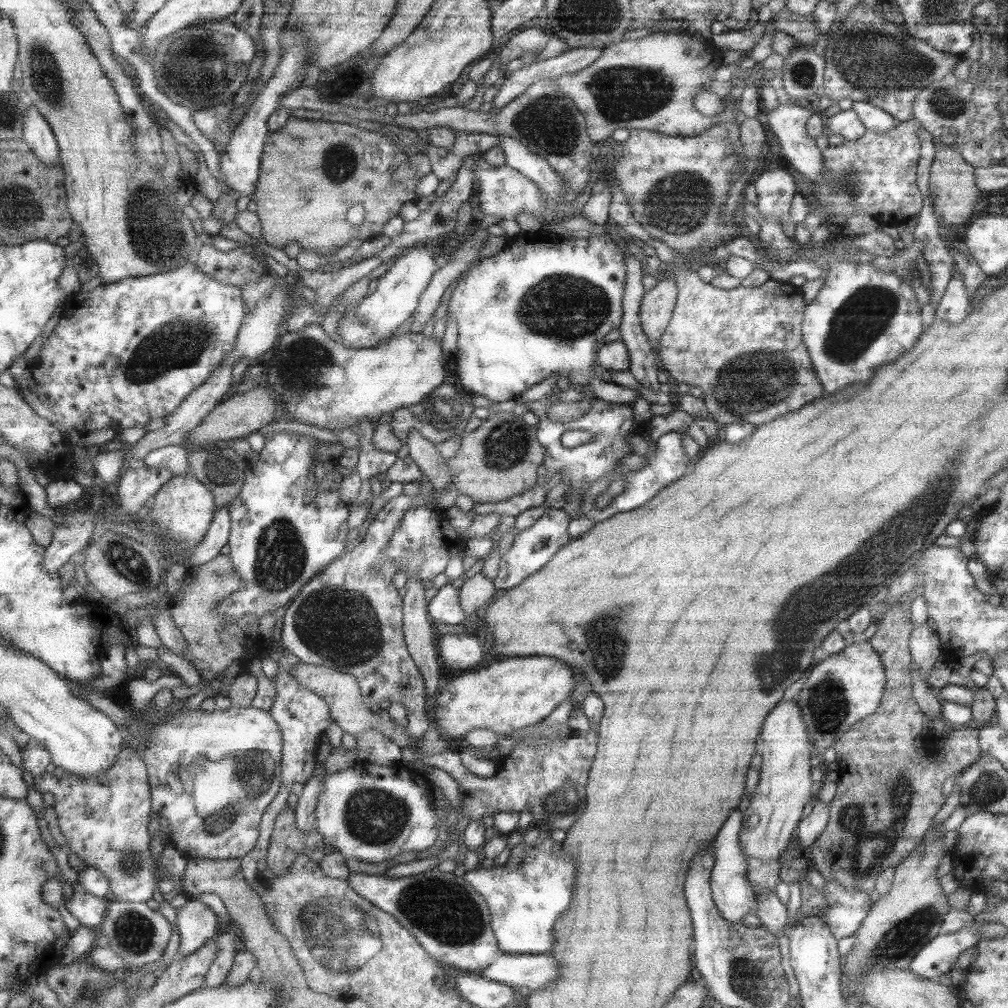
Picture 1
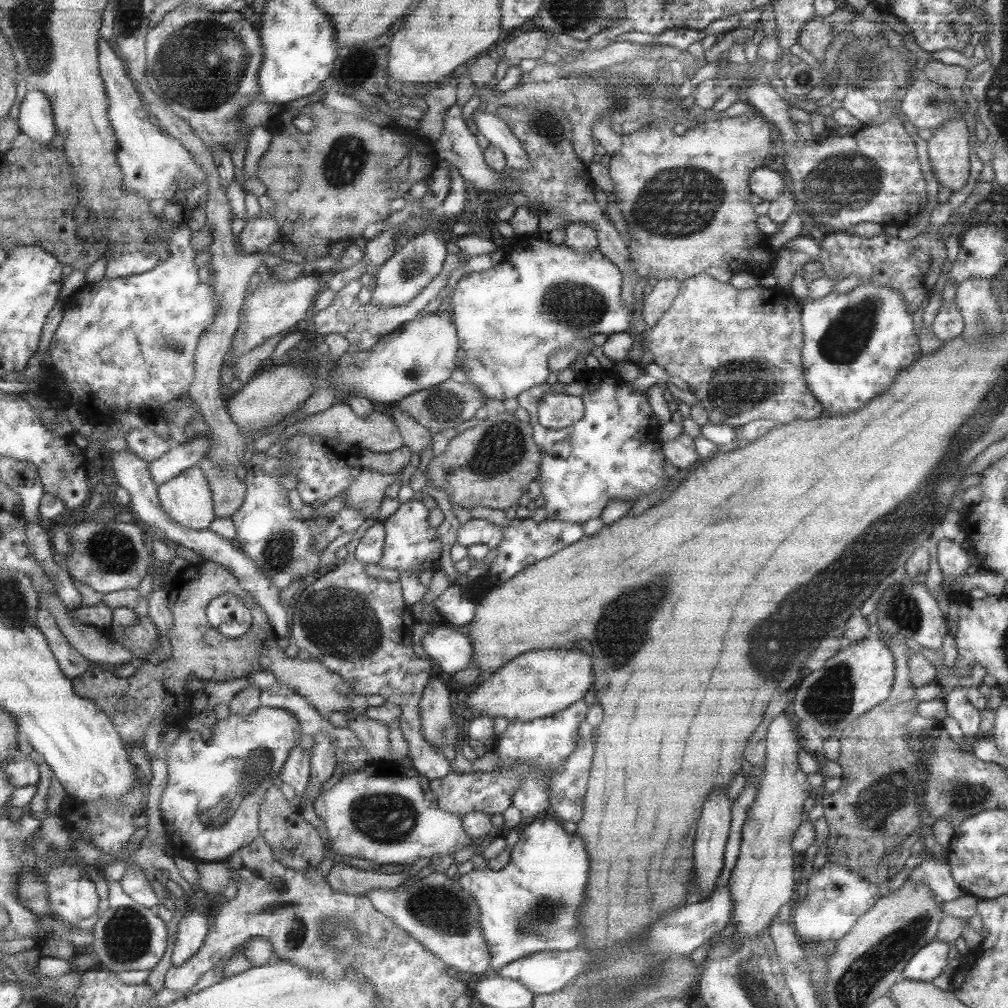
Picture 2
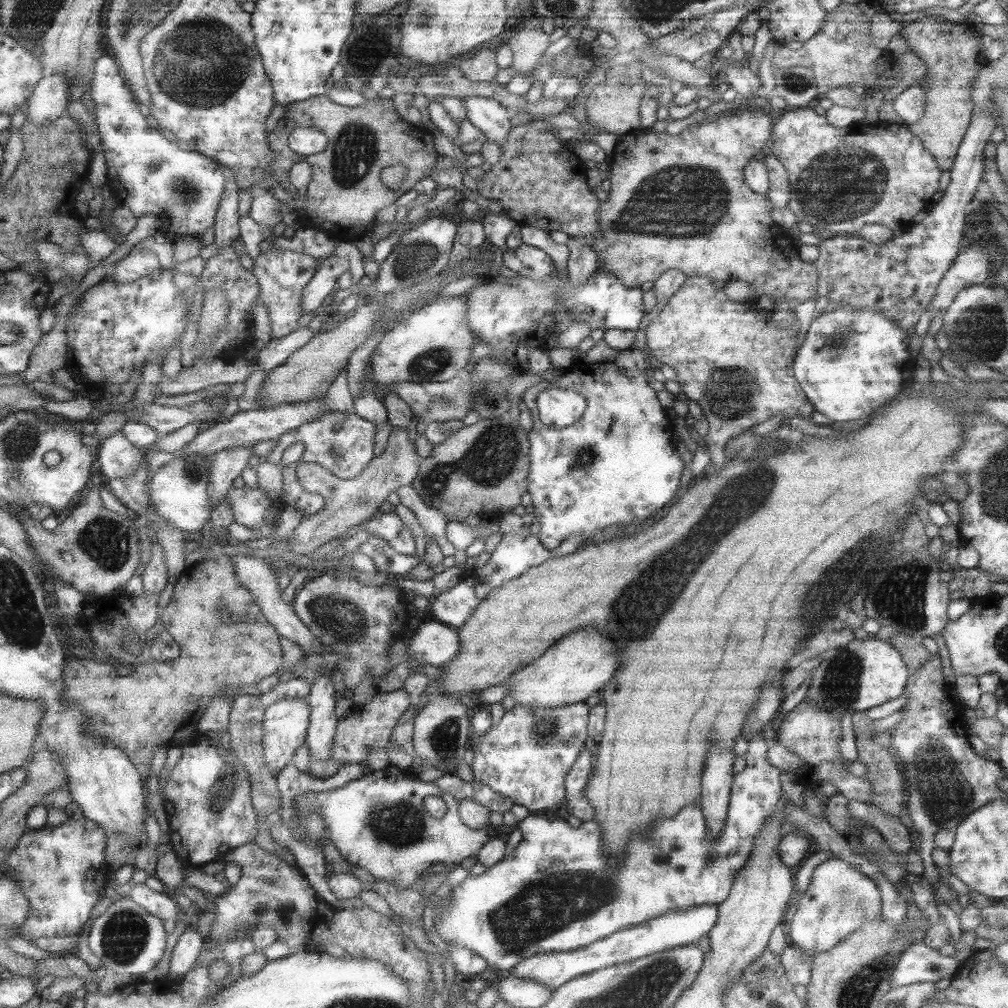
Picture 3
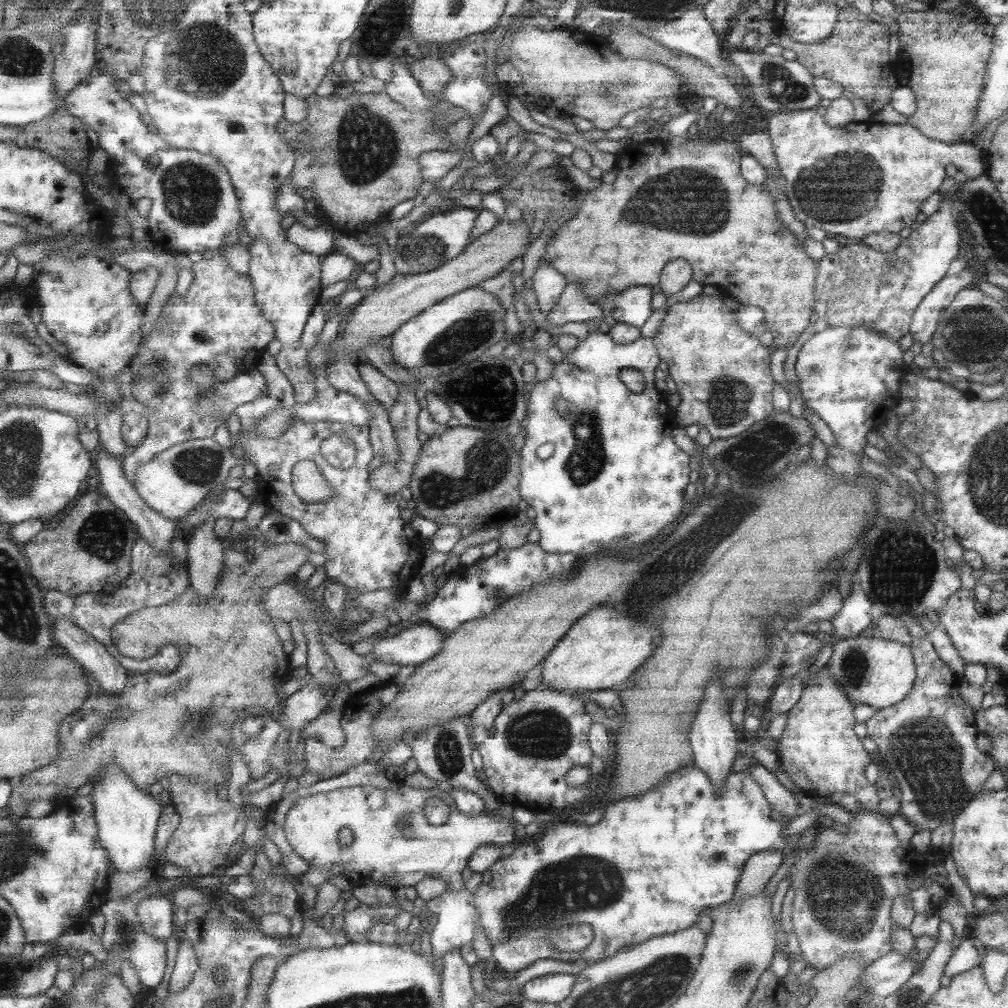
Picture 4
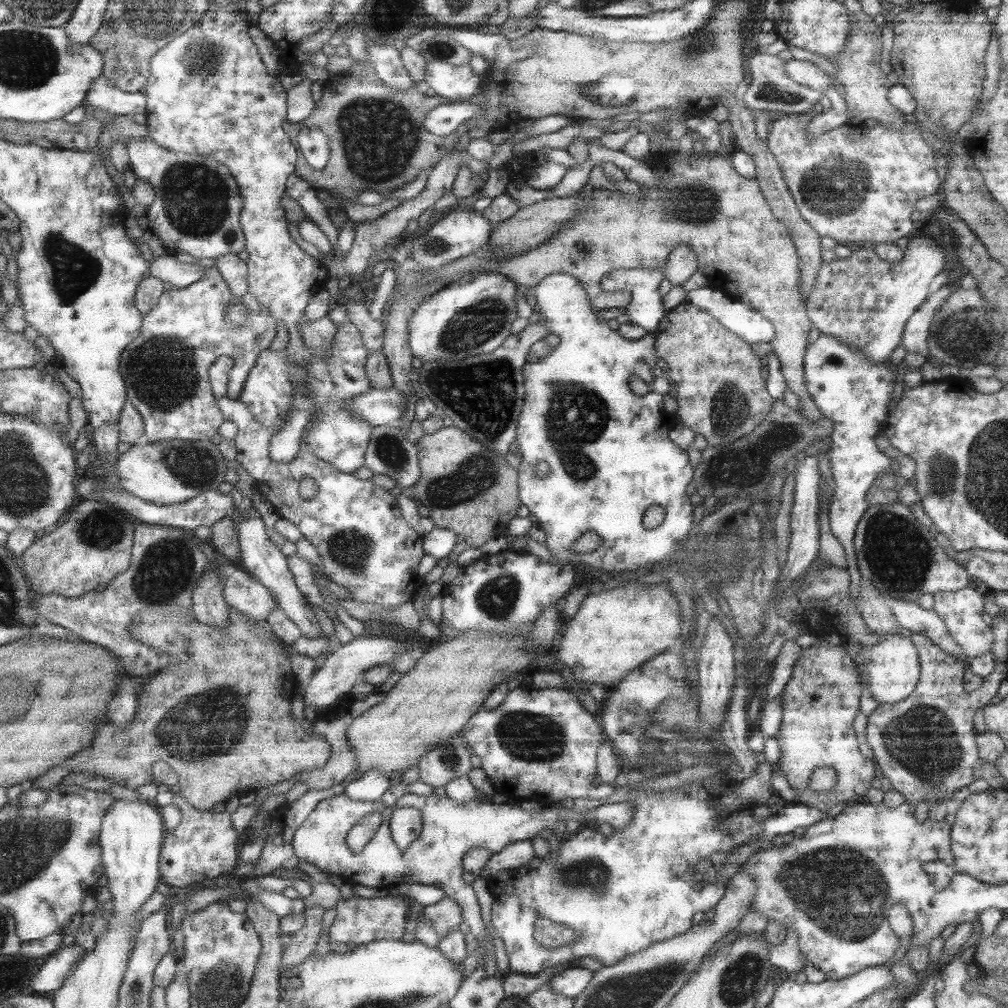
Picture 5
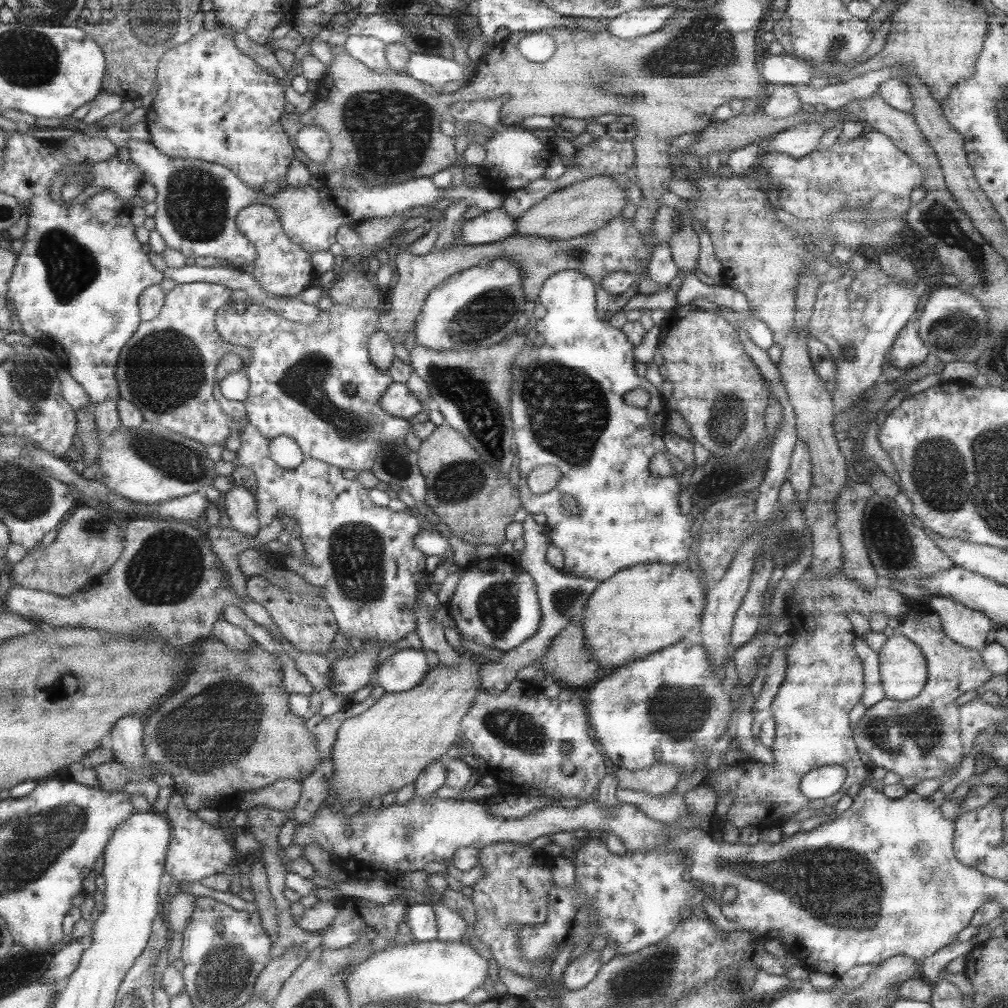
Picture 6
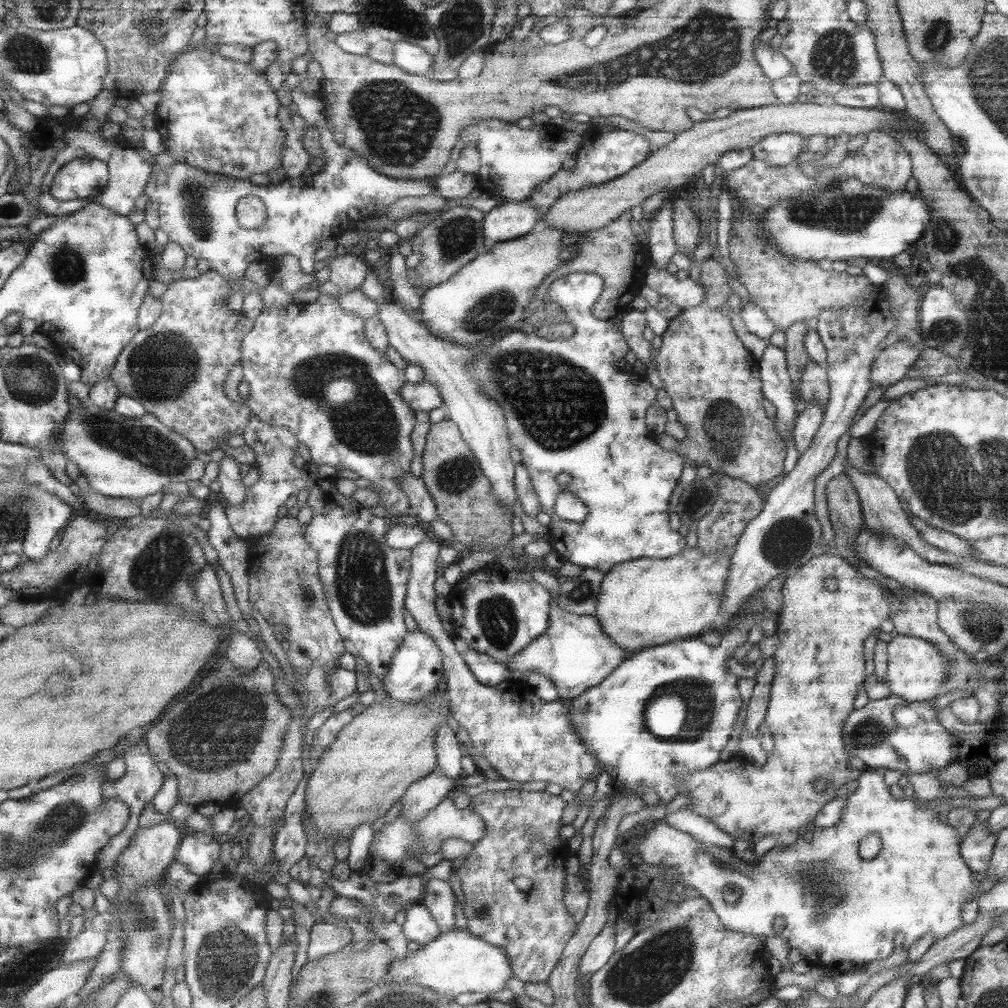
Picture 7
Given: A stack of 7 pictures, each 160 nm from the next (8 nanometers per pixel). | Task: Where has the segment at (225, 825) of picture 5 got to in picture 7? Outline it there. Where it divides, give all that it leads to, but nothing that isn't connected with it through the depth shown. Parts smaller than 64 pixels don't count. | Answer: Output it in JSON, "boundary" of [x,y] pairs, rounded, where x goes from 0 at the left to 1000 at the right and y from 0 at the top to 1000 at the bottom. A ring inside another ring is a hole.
{"boundary":[[[184,826],[179,841],[176,843],[176,855],[184,857],[184,861],[191,867],[204,871],[211,863],[213,853],[219,847],[219,832],[200,826]]]}

